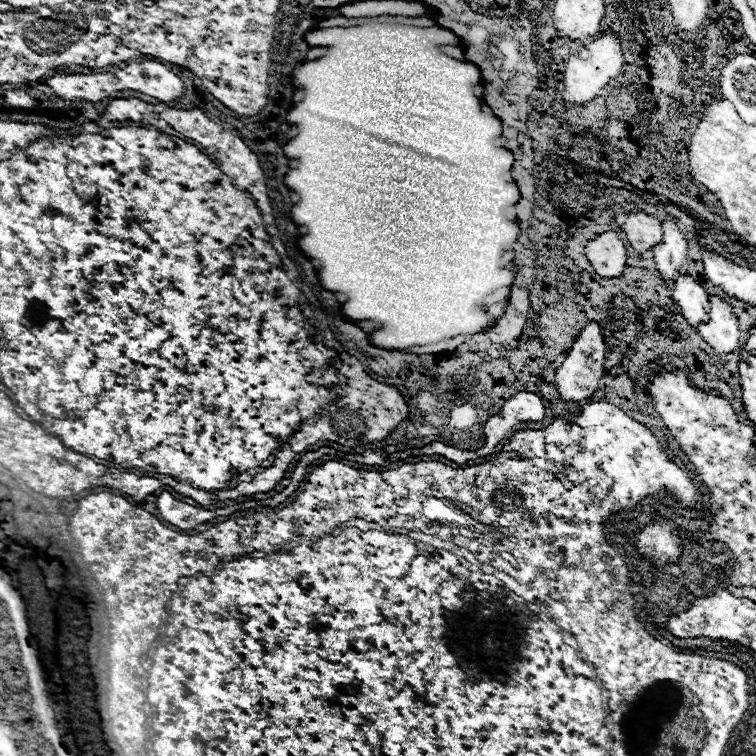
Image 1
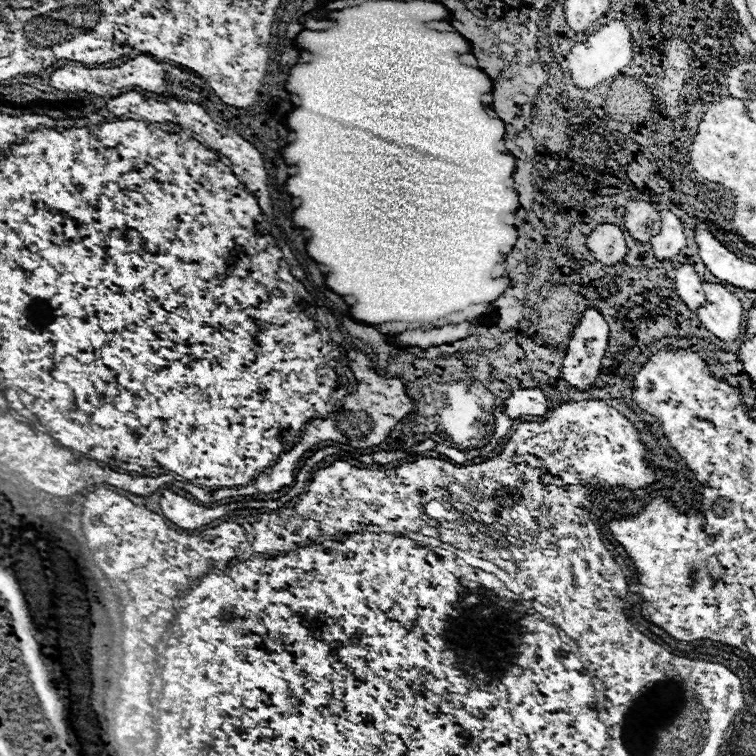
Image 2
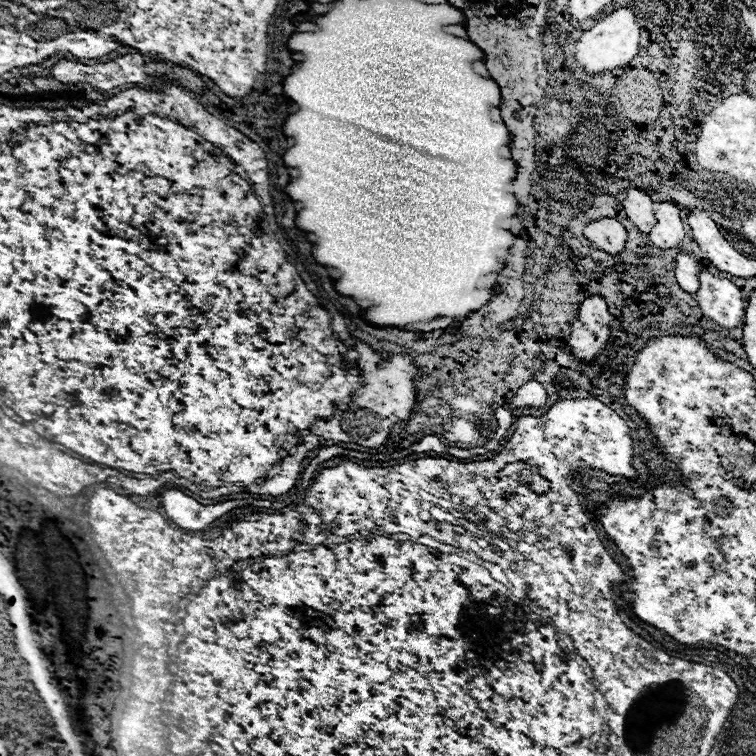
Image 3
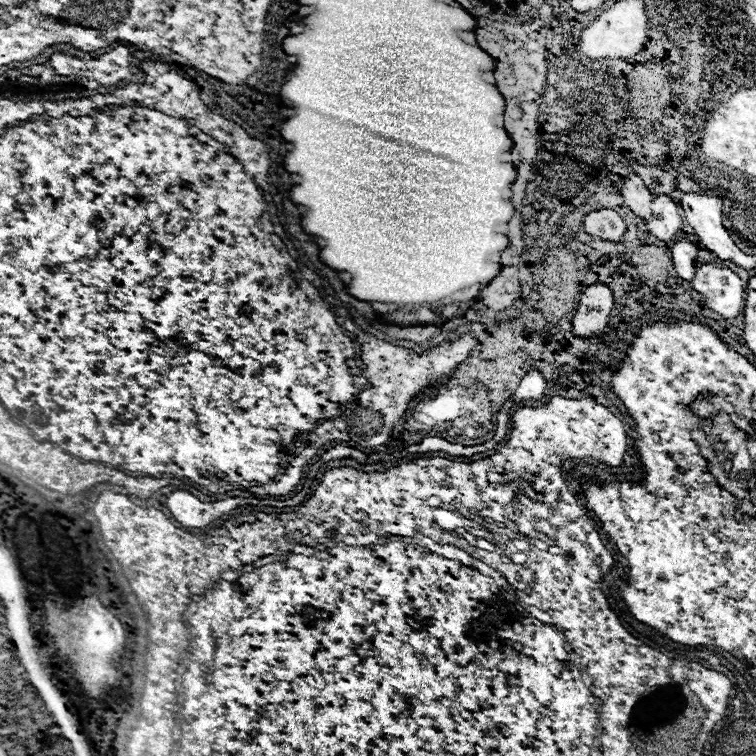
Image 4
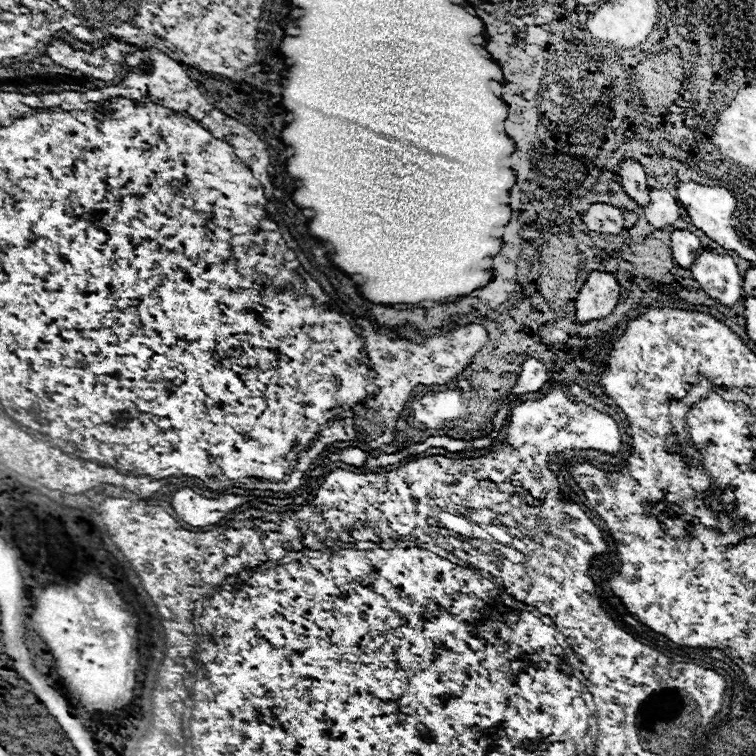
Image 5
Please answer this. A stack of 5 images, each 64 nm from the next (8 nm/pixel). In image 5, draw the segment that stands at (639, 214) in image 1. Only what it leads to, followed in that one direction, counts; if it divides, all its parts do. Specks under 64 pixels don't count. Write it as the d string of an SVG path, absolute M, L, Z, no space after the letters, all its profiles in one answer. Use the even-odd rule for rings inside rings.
M628 158L620 164L618 176L622 178L622 186L628 192L628 196L634 198L640 206L646 206L648 204L648 186L646 186L646 172L642 164Z

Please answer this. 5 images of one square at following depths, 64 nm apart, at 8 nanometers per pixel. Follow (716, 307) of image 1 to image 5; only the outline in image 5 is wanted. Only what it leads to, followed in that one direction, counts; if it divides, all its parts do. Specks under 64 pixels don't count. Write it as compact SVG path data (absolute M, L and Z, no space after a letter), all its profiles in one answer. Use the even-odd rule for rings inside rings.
M704 248L692 266L692 278L724 306L734 306L742 298L742 276L736 262L728 254L718 254L716 250Z

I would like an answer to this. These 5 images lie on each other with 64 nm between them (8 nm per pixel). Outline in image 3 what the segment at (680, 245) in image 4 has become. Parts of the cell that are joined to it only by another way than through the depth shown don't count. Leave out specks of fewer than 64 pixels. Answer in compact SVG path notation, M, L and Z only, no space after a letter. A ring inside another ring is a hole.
M680 250L676 254L676 280L678 280L680 288L684 288L690 294L696 294L696 290L698 290L698 272L700 272L700 266L694 262L694 256Z

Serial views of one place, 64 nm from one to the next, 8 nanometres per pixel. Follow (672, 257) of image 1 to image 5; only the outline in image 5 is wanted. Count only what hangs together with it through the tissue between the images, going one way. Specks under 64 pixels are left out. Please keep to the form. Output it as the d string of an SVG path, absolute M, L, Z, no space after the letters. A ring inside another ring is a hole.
M666 186L650 188L650 204L646 206L646 218L656 228L672 226L682 212L678 200L668 192Z

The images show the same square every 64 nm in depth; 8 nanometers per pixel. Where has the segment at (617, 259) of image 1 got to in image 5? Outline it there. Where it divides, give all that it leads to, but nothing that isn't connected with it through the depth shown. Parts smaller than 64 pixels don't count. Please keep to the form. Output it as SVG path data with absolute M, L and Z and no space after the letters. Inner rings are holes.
M600 202L592 204L582 214L582 220L588 226L588 230L604 232L604 234L618 234L624 228L622 210L612 204L600 204Z

